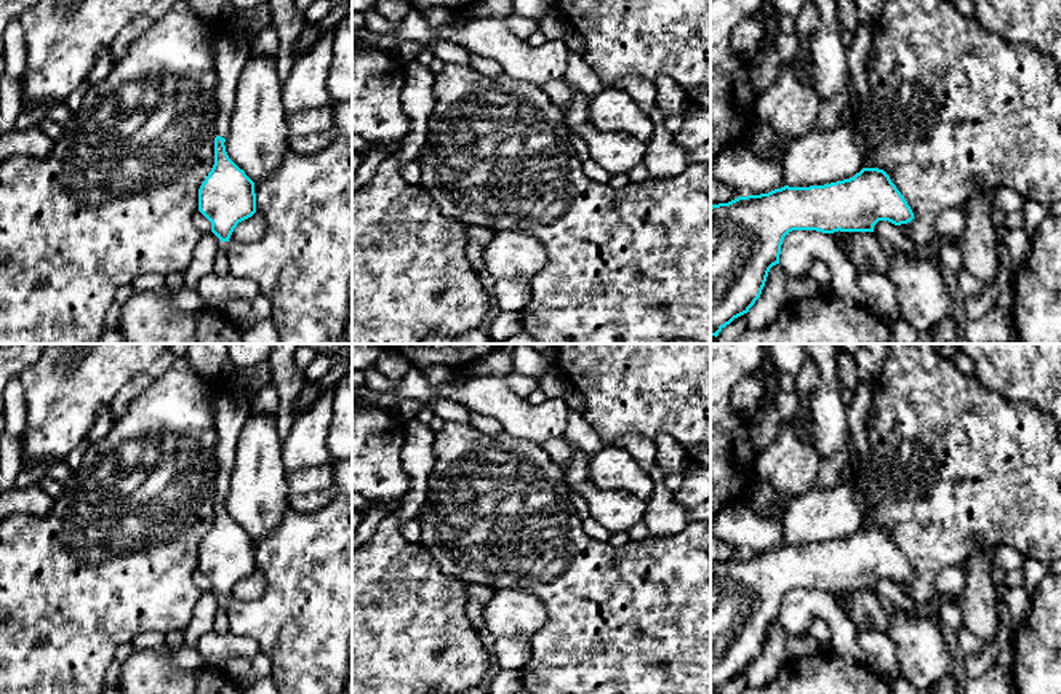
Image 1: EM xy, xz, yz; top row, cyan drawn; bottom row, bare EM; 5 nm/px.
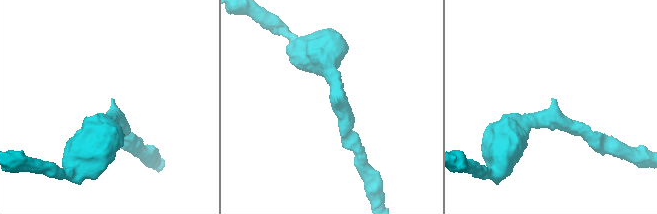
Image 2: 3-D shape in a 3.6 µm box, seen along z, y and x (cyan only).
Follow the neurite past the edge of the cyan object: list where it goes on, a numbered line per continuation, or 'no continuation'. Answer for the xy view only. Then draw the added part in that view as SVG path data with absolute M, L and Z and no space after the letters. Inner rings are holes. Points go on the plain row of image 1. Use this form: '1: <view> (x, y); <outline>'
1: xy (231, 411); M229 392L211 395L216 427L216 494L227 496L237 459L237 440L250 414L250 398Z

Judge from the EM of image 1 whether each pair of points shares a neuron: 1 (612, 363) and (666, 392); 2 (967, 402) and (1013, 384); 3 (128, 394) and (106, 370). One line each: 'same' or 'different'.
1: same
2: different
3: different

